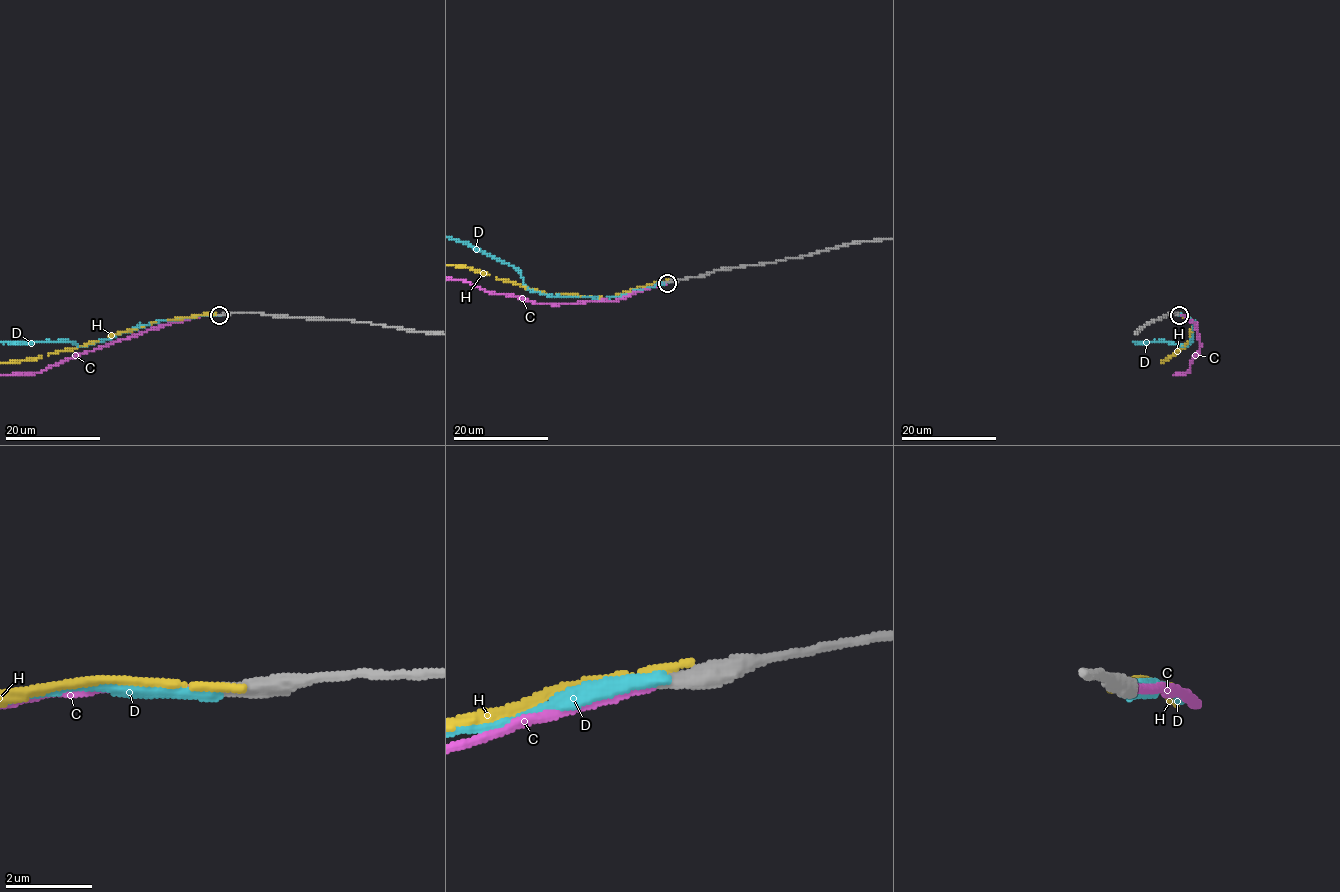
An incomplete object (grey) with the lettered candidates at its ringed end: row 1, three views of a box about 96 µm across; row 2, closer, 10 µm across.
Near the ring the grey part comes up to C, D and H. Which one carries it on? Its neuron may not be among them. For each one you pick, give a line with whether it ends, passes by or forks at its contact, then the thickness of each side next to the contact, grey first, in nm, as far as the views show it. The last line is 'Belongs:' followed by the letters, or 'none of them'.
C: it ends; calibres 340 and 190 nm
Belongs: C

